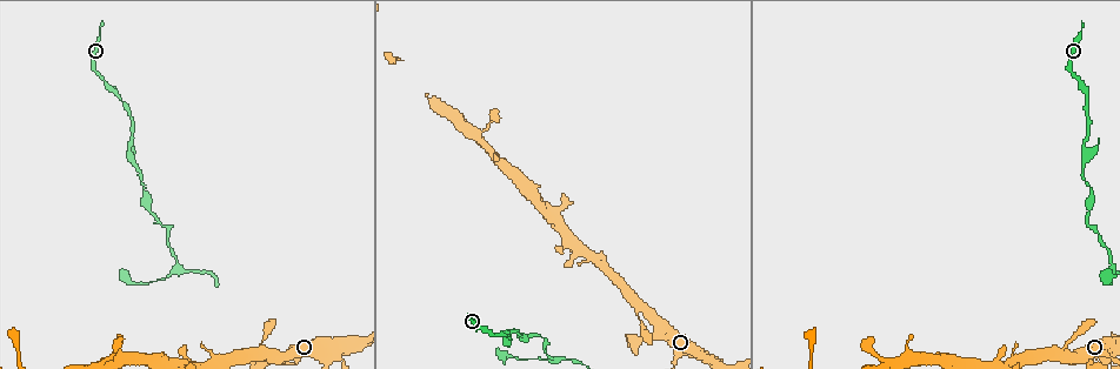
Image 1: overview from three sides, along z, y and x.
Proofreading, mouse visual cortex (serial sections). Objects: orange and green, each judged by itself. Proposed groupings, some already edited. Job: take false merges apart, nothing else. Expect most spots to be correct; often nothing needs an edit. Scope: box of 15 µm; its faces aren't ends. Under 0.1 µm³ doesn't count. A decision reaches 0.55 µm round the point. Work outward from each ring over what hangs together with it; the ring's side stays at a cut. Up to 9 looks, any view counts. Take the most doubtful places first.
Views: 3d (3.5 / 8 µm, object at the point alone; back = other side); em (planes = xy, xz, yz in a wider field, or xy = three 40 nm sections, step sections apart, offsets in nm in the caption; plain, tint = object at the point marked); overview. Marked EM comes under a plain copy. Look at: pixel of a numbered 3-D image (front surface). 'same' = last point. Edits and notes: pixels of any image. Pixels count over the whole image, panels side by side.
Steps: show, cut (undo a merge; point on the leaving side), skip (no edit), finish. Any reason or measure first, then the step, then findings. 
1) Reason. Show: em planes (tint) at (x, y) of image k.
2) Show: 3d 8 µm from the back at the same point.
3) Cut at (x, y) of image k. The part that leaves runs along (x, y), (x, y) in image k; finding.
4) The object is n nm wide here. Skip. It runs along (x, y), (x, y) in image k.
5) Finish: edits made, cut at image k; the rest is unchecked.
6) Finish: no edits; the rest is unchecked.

Calibre changes. Show: 3d 3.5 µm at (327, 361) of image 1.

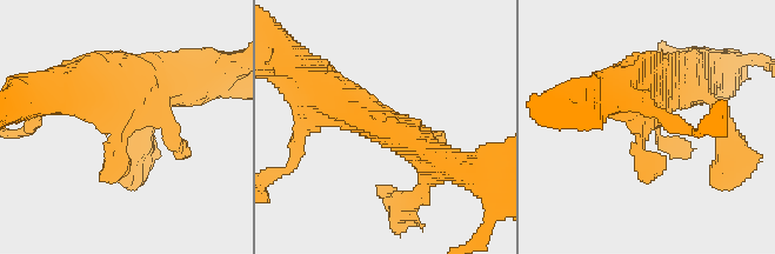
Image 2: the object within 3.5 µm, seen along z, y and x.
Show: em xy step 3 (tint) at (115, 118) of image 2.

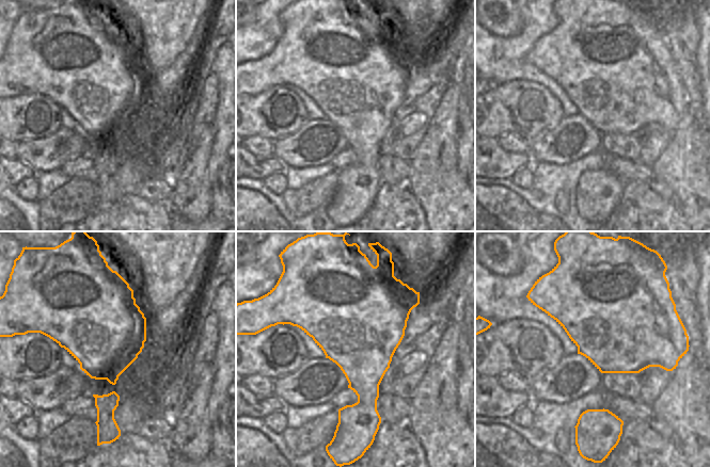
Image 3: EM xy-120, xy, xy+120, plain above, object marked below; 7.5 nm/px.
Skip. It runs along (52, 85), (99, 88), (127, 158) in image 2; all the same cell.

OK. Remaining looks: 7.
Narrows sharply. Show: 3d 8 µm from the back at (1073, 339) of image 1.

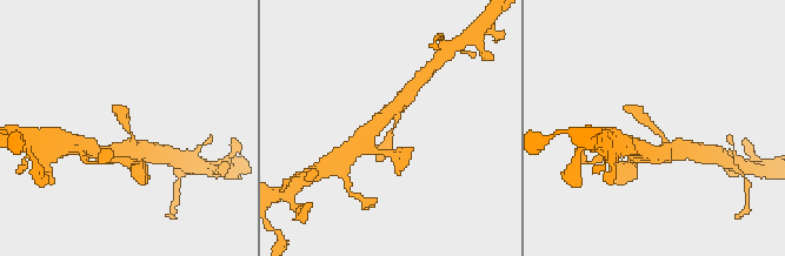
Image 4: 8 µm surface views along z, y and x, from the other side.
Show: em xy step 1 (tint) at (128, 129) of image 4.

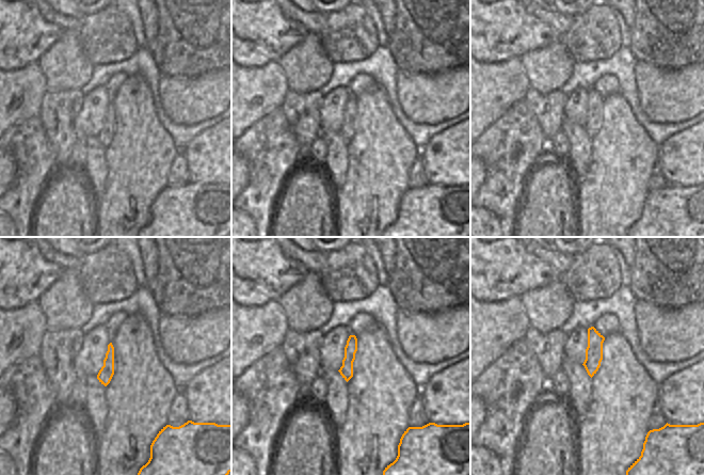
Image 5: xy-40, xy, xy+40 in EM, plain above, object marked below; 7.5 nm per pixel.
Skip. It runs along (670, 150), (647, 121), (629, 109) in image 4; continuous, no second cell.

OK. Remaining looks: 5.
Show: 3d 3.5 µm at (140, 182) of image 1.

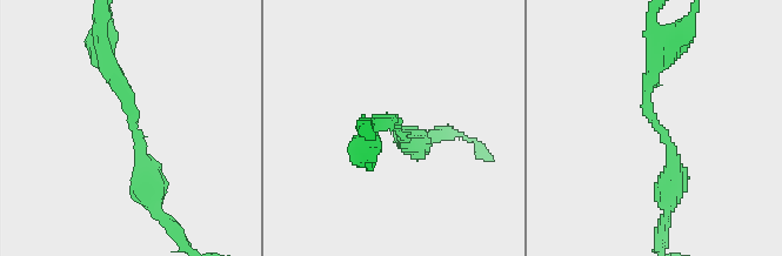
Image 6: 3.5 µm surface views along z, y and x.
The arms are 250, 300 nm wide. Show: em xy step 2 (tint) at (135, 127) of image 6.

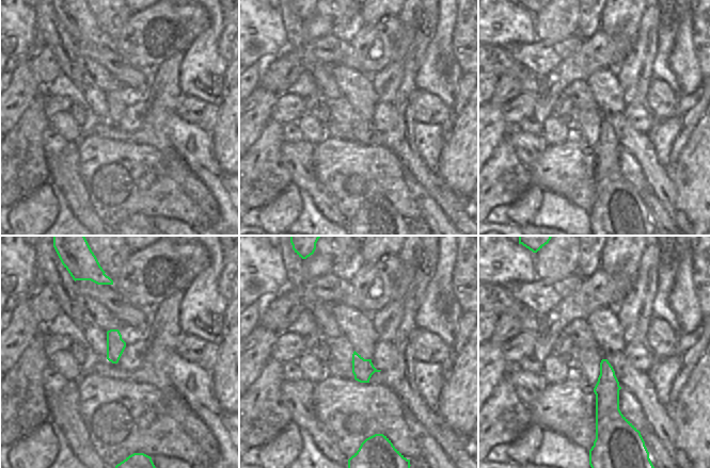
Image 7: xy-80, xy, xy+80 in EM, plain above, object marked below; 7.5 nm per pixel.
Skip. One cell here.

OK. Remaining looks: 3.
Three-way junction. Show: 3d 3.5 µm at (553, 359) of image 1.

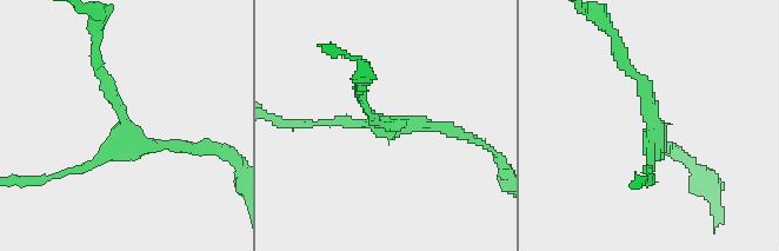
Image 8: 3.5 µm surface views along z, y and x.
3 arms meet here; the arms are 150, 150, 150 nm wide. Show: em xy step 2 (tint) at (121, 134) of image 8.

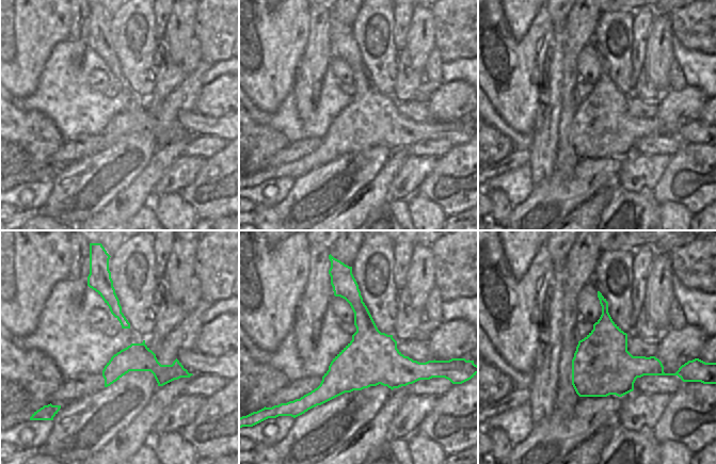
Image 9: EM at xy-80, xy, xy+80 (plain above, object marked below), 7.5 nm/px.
Skip. It runs along (99, 68), (124, 137), (102, 159), (59, 173) in image 8; all the same cell.

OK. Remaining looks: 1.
Finish: no edits; the rest is unchecked.

